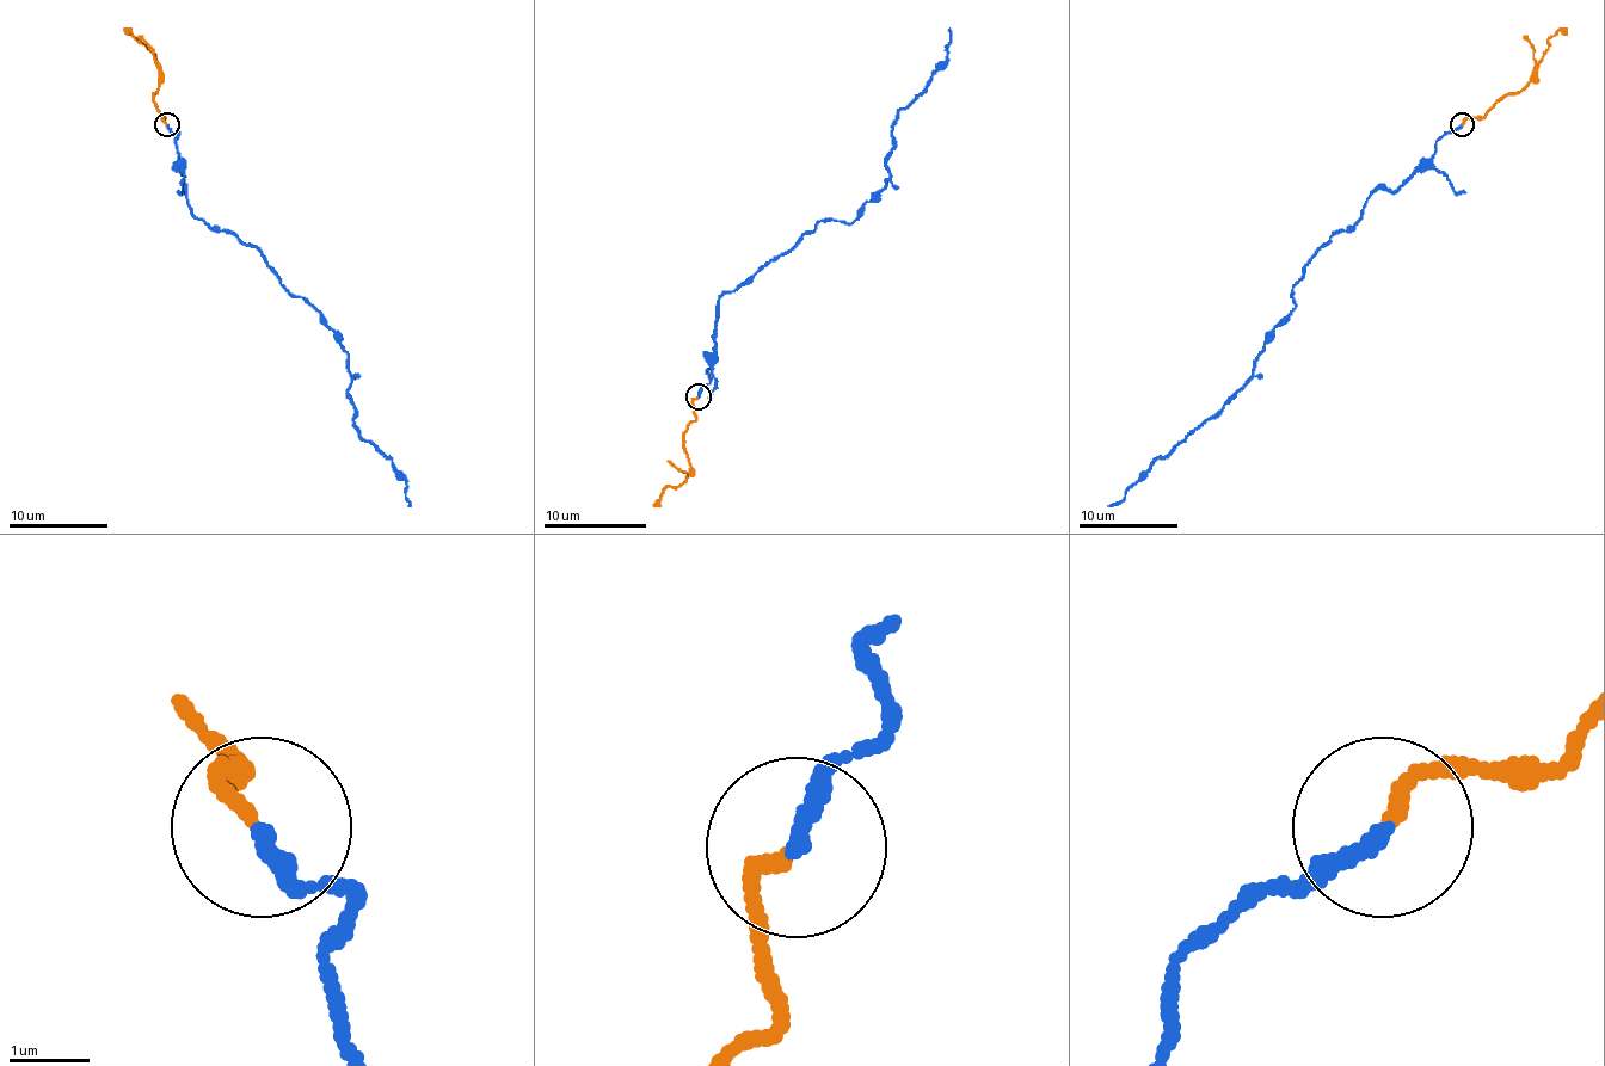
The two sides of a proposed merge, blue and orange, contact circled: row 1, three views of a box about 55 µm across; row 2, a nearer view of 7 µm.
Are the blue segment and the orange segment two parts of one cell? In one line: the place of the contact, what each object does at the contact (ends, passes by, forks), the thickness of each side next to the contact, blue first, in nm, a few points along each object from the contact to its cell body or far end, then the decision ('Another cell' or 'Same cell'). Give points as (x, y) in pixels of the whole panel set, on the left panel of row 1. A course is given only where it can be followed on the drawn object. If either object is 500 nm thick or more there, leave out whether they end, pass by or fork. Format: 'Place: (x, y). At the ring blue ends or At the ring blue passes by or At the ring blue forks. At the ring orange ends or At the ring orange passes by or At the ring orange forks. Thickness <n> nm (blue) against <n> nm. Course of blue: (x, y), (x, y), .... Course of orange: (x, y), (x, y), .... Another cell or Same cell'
Place: (167, 124). At the ring blue ends. At the ring orange ends. Thickness 240 nm (blue) against 180 nm. Course of blue: (167, 124), (197, 217), (252, 245), (336, 333), (348, 356), (352, 423), (405, 479), (407, 506). Course of orange: (165, 124), (165, 116), (153, 102), (158, 60), (123, 28). Another cell

